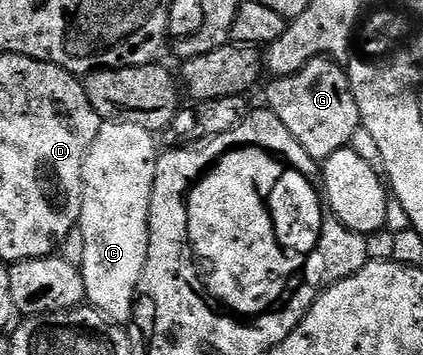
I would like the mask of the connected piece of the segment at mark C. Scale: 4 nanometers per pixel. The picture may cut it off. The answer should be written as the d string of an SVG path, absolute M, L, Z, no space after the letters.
M118 121L105 123L90 144L85 159L85 208L81 210L79 222L85 232L85 264L80 266L81 278L85 280L88 304L102 309L117 323L128 322L133 316L145 260L149 258L149 208L159 160L159 148L153 137L150 130L138 125Z

